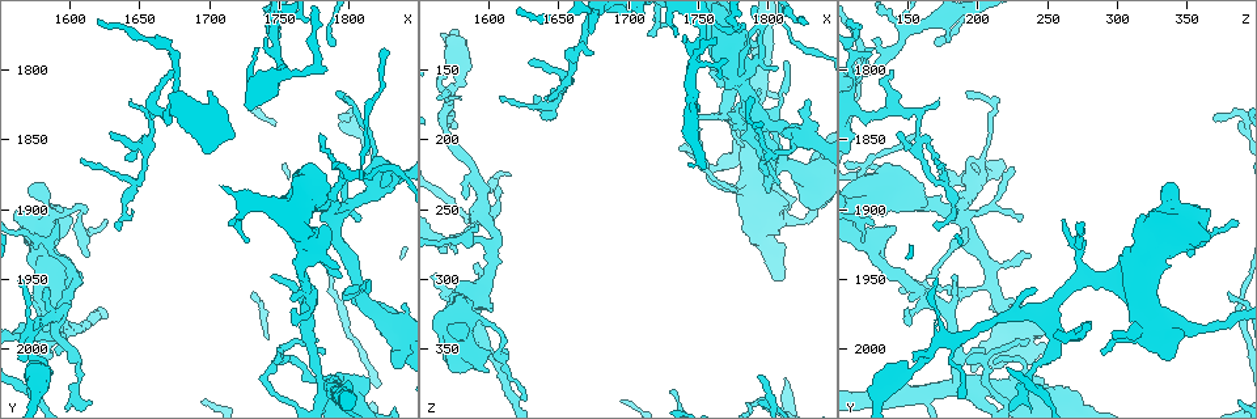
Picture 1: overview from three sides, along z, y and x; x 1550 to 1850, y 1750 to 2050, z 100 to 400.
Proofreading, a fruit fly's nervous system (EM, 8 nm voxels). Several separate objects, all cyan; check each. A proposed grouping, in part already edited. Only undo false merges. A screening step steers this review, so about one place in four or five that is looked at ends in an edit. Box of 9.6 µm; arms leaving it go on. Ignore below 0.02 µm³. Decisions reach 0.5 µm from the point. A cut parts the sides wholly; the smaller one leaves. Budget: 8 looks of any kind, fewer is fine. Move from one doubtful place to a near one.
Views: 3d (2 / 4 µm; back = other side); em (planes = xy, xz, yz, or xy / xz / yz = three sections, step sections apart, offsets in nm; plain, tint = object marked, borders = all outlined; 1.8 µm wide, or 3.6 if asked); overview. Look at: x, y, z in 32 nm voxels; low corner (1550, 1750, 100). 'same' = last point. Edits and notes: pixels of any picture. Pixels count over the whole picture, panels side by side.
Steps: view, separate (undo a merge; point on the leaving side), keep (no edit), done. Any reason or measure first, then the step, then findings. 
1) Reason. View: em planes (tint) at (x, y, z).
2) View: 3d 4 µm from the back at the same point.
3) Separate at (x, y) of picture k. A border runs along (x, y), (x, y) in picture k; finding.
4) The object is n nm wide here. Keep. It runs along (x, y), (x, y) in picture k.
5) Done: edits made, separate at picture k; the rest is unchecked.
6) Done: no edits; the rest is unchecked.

View: 3d 4 µm at (1588, 1990, 258).

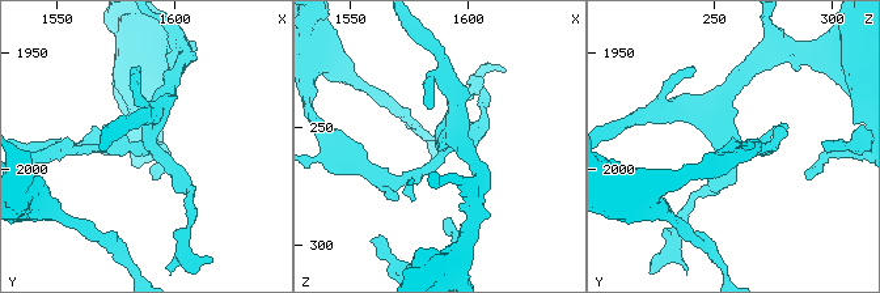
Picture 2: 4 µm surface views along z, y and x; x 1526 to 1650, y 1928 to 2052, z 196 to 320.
3 arms meet here; the arms are 190, 220, 220 nm wide; shape alone is not enough. View: em xz step 8 (tint) at (1590, 1990, 259).

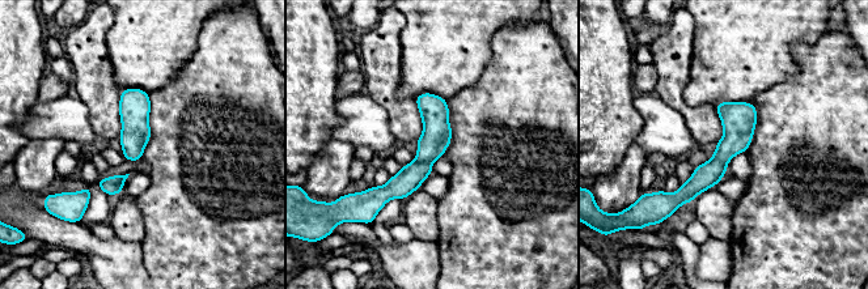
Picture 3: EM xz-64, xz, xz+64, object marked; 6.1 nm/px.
Keep. It runs along (750, 107), (676, 204) in picture 3; one neuron here.

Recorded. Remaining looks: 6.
View: 3d 4 µm at (1604, 1898, 336).

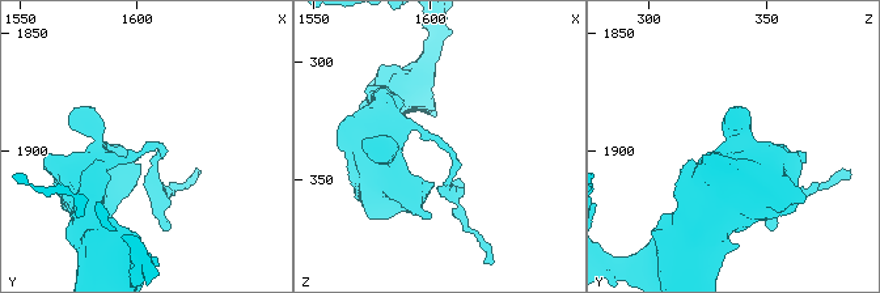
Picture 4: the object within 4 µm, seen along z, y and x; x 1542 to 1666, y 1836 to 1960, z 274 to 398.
Need the tissue. View: em planes (tint) at (1605, 1898, 334).

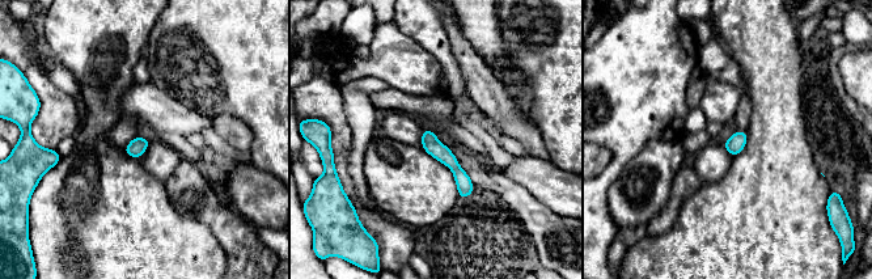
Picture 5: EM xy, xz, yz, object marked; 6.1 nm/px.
Keep. All the same neuron.

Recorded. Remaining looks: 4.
Sharp bend. View: 3d 4 µm at (1784, 1886, 146).

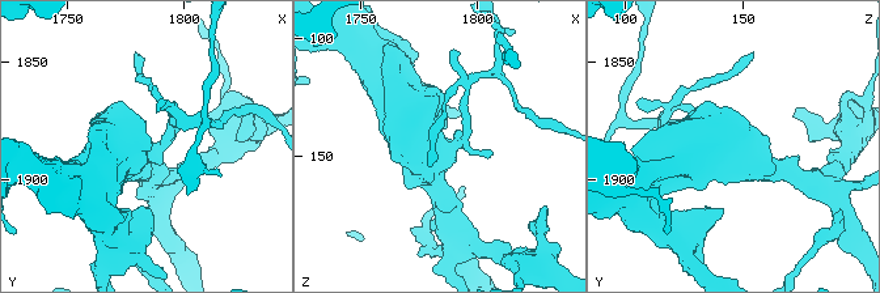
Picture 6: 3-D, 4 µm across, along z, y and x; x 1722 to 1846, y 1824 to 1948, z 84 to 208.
View: em 3.6 µm planes (tint) at (1785, 1886, 146).

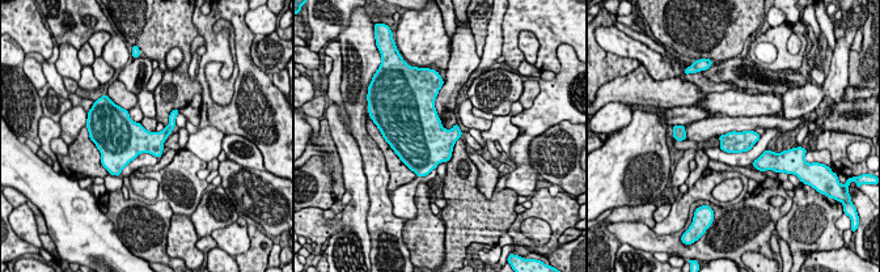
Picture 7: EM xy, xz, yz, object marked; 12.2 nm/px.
Keep. Continuous, no second neuron.

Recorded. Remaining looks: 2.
Done: no edits; the rest is unchecked.

